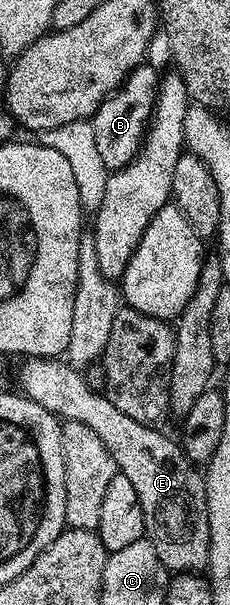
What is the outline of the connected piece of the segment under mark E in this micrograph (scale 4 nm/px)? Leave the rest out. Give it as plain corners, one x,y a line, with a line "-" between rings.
29,357
17,371
17,383
20,394
26,399
43,405
58,420
87,425
99,441
111,453
118,472
131,481
135,493
139,496
139,509
143,509
143,521
145,522
144,538
149,539
155,545
155,553
159,553
159,561
171,573
201,573
209,565
209,546
211,545
211,533
207,521
207,497
205,496
205,480
202,472
188,459
176,438
168,439
164,430
147,425
139,425
139,421
127,417
120,409
115,409
111,401
99,391
92,391
87,385
84,374
78,368
69,366
68,362
60,358
38,359

